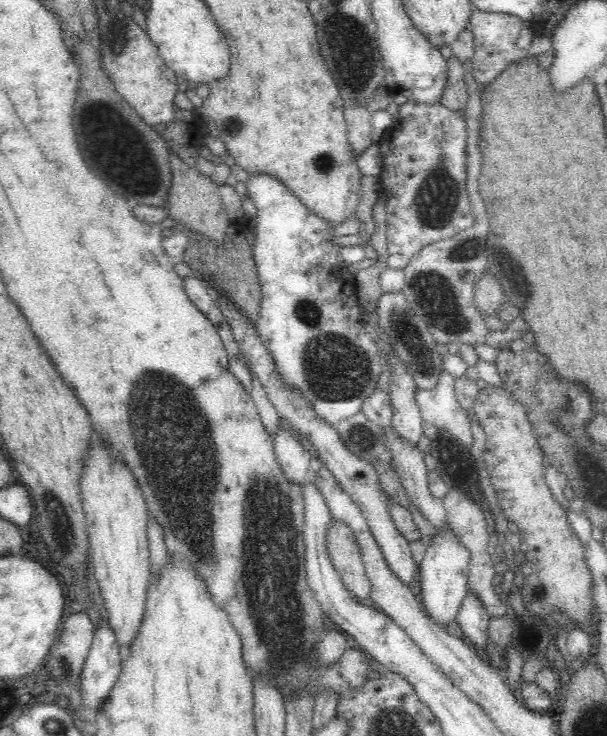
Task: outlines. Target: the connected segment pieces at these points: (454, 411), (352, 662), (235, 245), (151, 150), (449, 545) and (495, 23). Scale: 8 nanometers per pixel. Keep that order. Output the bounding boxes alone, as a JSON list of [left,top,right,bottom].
[[417,370,473,448],[336,649,370,688],[180,217,261,324],[64,5,172,209],[419,524,470,628],[469,6,523,87]]

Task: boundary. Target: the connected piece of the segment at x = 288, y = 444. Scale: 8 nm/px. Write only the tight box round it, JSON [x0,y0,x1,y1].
[273,427,311,484]

